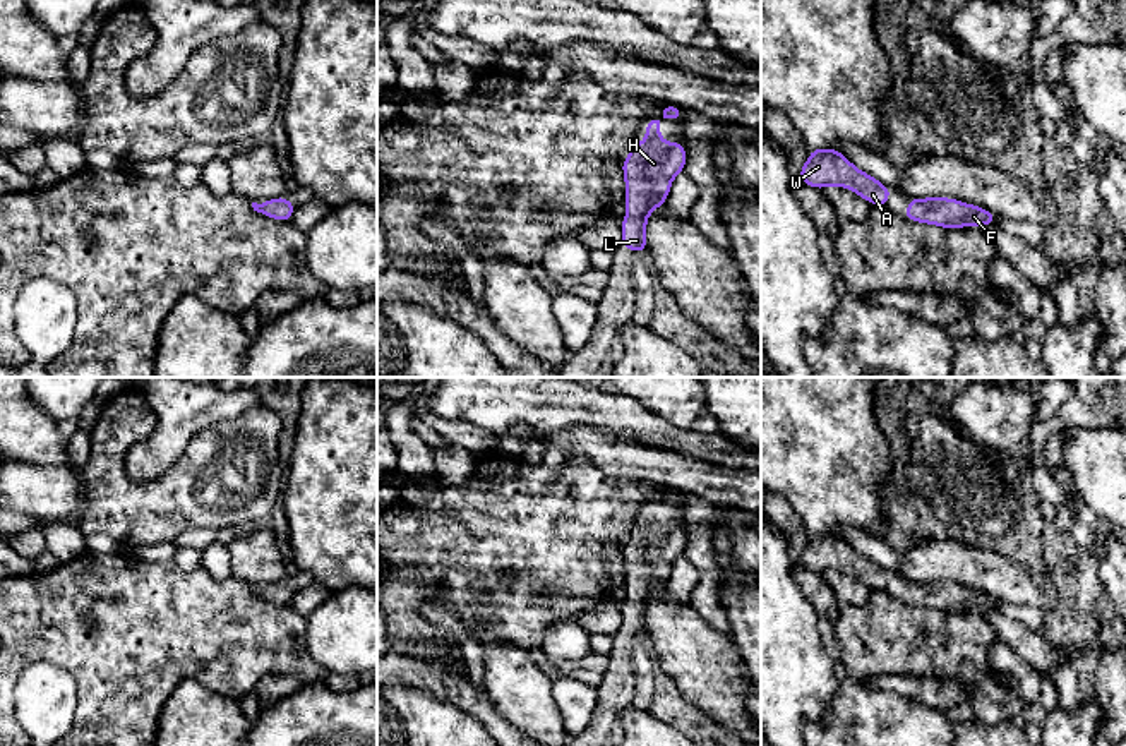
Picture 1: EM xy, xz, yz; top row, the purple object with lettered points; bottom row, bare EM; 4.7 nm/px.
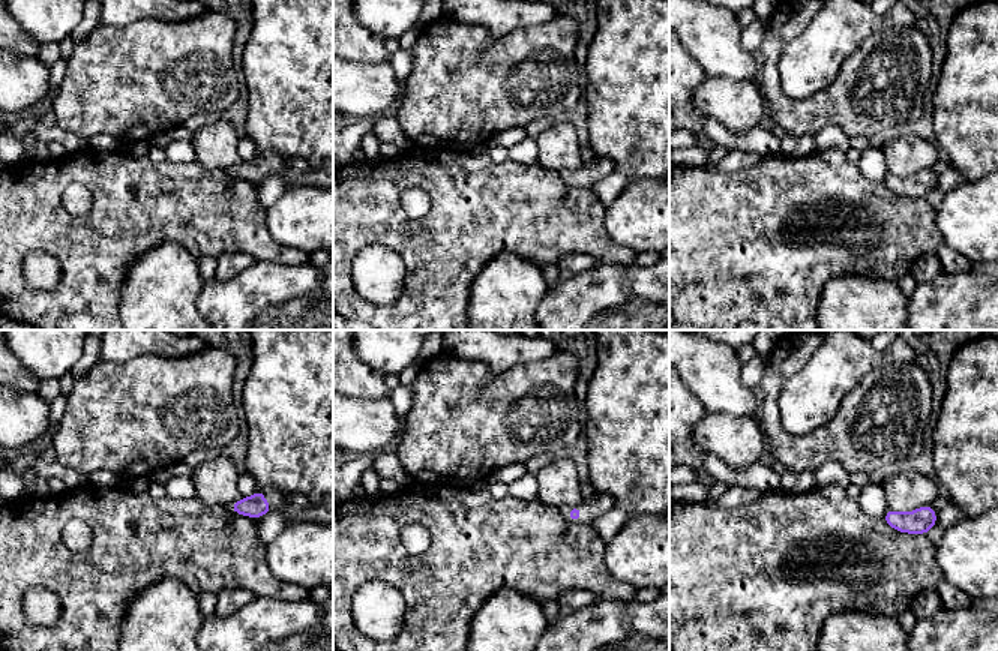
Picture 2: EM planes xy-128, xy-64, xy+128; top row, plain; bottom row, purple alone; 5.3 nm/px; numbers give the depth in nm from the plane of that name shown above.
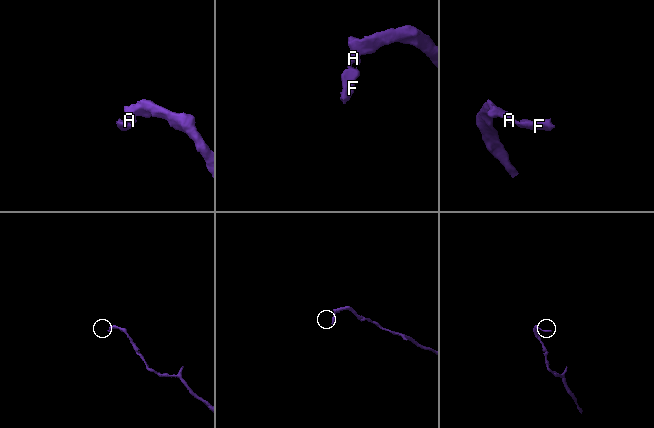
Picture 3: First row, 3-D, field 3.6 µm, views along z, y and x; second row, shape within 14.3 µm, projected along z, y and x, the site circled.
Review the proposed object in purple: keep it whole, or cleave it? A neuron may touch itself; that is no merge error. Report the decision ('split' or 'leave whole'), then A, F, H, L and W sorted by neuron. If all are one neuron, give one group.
leave whole; groups A F H L W

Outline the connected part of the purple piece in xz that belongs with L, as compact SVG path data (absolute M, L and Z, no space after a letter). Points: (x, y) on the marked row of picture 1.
M665 105L660 118L648 120L646 141L636 142L622 163L627 213L620 223L620 245L638 254L646 249L646 220L650 213L665 204L670 182L686 165L686 147L660 139L660 120L674 118L680 122L682 113L684 110Z

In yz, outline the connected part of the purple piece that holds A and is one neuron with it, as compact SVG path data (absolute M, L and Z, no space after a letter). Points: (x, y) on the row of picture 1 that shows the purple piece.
M812 149L799 180L816 189L826 185L848 187L871 204L886 206L891 192L879 180L855 168L836 149Z

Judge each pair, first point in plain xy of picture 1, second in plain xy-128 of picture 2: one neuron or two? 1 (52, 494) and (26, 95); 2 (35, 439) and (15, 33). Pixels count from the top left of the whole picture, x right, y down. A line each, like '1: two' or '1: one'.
1: one
2: one

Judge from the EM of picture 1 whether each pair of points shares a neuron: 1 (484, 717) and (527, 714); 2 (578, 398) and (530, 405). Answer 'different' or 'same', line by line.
1: different
2: same

